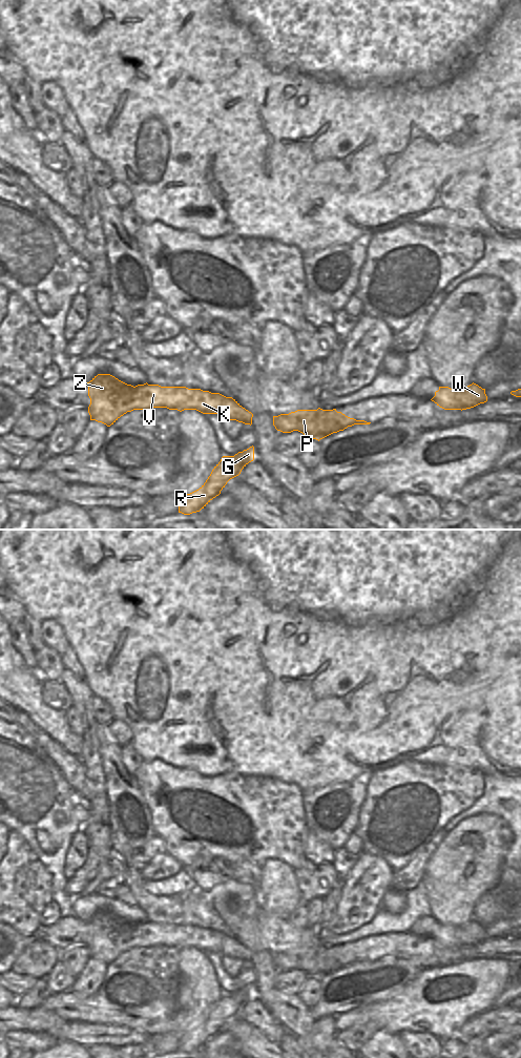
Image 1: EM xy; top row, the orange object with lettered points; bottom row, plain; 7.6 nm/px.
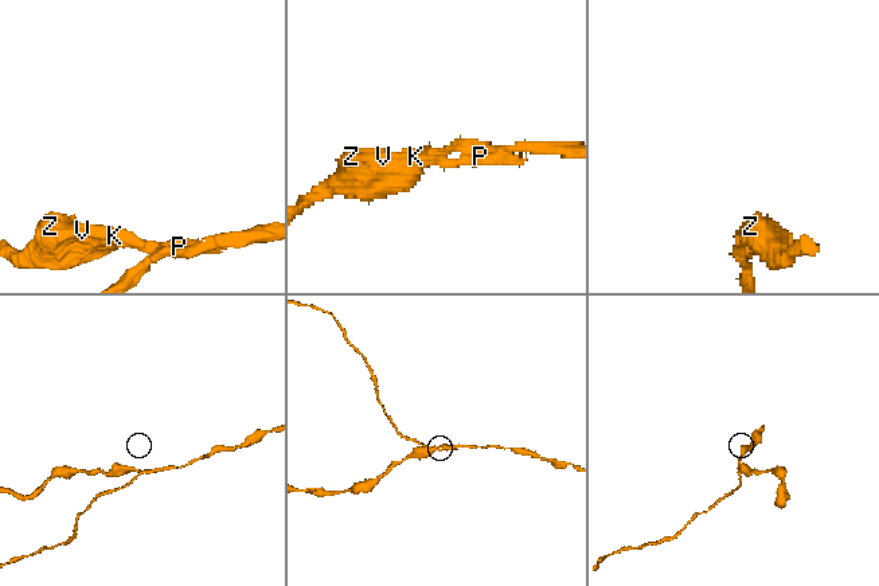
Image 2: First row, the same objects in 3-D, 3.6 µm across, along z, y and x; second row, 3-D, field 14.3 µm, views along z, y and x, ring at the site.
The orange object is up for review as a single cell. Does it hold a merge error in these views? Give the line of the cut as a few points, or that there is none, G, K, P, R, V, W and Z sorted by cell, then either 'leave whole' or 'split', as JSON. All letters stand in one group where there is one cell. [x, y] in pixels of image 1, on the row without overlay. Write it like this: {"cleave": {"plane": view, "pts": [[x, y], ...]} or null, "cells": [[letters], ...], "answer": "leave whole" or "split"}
{"cleave": {"plane": "xy", "pts": [[340, 955], [337, 961], [328, 961], [313, 972], [300, 970]]}, "cells": [["G", "R", "W"], ["K", "P", "V", "Z"]], "answer": "split"}

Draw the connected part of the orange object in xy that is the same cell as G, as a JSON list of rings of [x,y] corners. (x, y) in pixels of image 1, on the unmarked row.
[[[254,984],[234,994],[223,994],[214,1004],[206,1020],[196,1029],[186,1032],[179,1041],[179,1051],[190,1053],[200,1050],[221,1032],[227,1020],[238,1014],[242,1008],[254,998]]]

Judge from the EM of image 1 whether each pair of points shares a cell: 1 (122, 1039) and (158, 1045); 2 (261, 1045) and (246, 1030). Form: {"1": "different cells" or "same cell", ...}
{"1": "different cells", "2": "same cell"}

